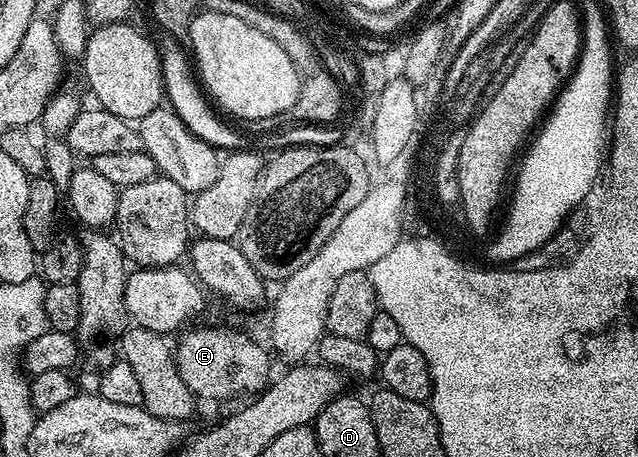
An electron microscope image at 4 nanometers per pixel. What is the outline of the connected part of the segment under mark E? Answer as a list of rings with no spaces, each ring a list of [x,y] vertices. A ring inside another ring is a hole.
[[[196,327],[189,329],[194,331],[186,330],[180,336],[182,339],[176,340],[175,354],[179,377],[183,377],[183,385],[187,385],[187,389],[191,389],[198,400],[233,399],[236,395],[253,397],[269,386],[269,355],[251,336],[244,335],[241,331],[228,331],[225,327]]]

